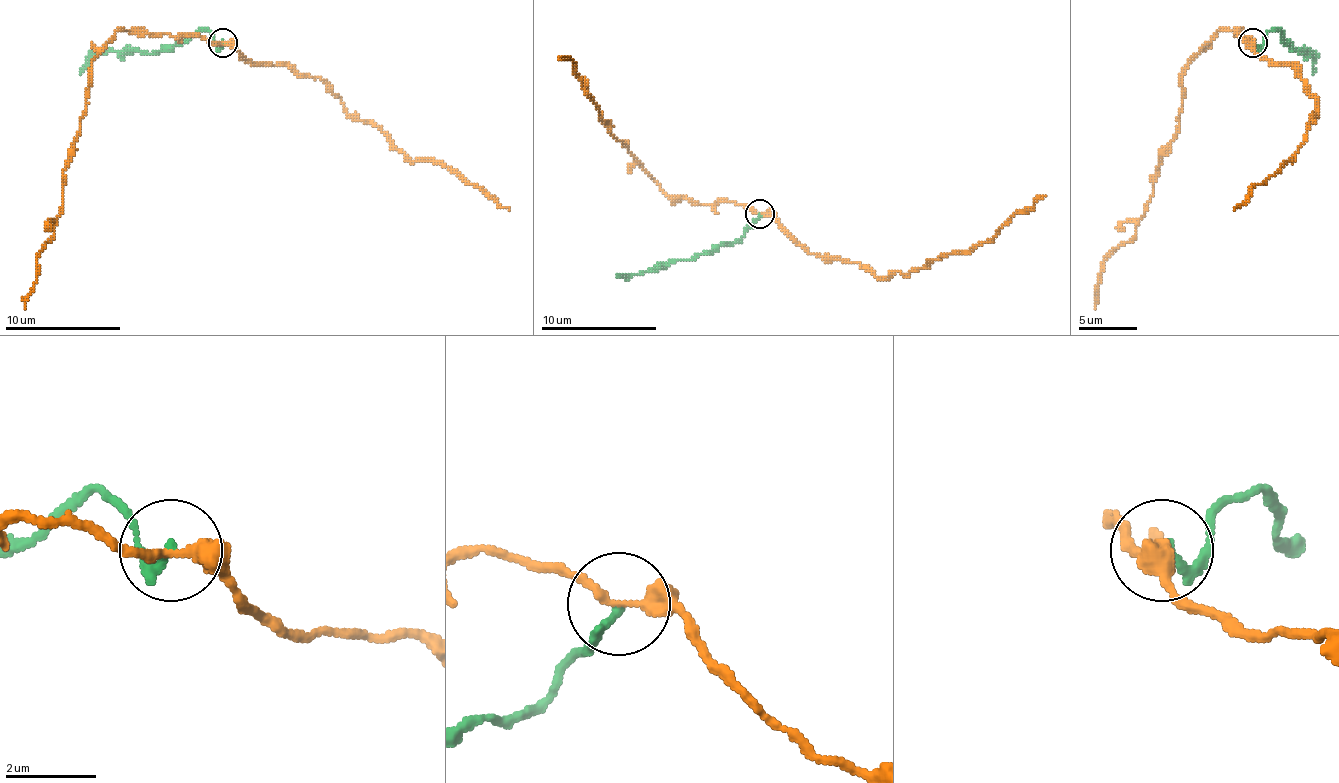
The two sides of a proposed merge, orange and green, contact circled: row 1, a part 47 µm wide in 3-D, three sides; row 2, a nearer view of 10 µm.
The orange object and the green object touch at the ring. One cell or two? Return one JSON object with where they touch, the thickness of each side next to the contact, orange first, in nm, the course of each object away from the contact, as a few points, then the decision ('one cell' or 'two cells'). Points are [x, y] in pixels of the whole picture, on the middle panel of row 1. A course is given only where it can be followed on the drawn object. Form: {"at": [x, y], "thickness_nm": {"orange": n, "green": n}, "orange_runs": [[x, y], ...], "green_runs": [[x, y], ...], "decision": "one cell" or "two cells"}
{"at": [759, 214], "thickness_nm": {"orange": 280, "green": 190}, "orange_runs": [[759, 213], [735, 202], [692, 204], [666, 193], [625, 144], [616, 141], [573, 62], [561, 57]], "green_runs": [[759, 213], [738, 239], [689, 260], [616, 274]], "decision": "two cells"}

